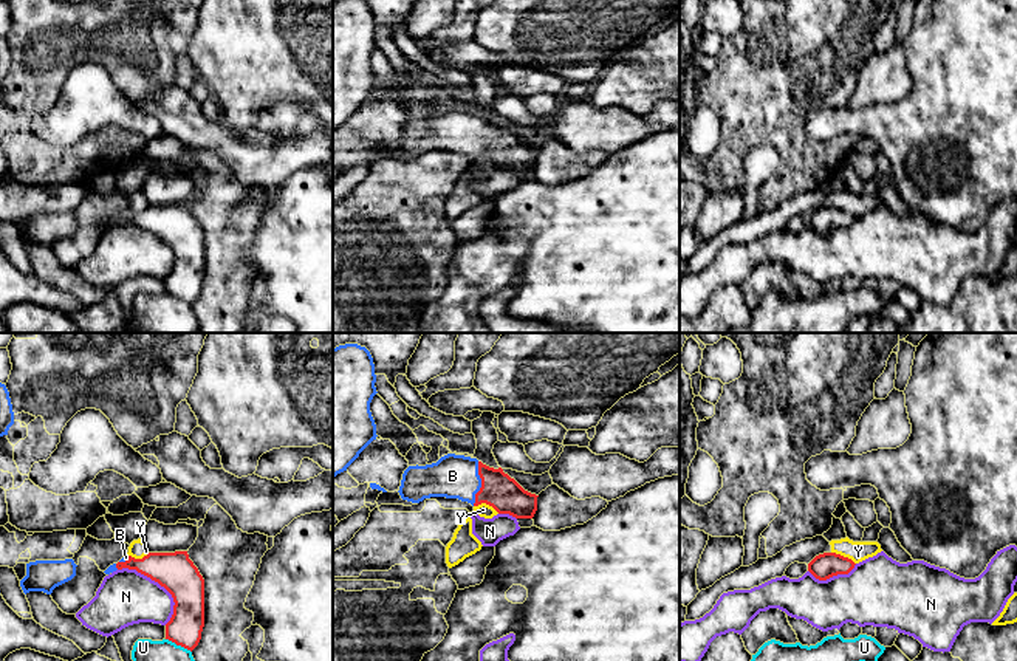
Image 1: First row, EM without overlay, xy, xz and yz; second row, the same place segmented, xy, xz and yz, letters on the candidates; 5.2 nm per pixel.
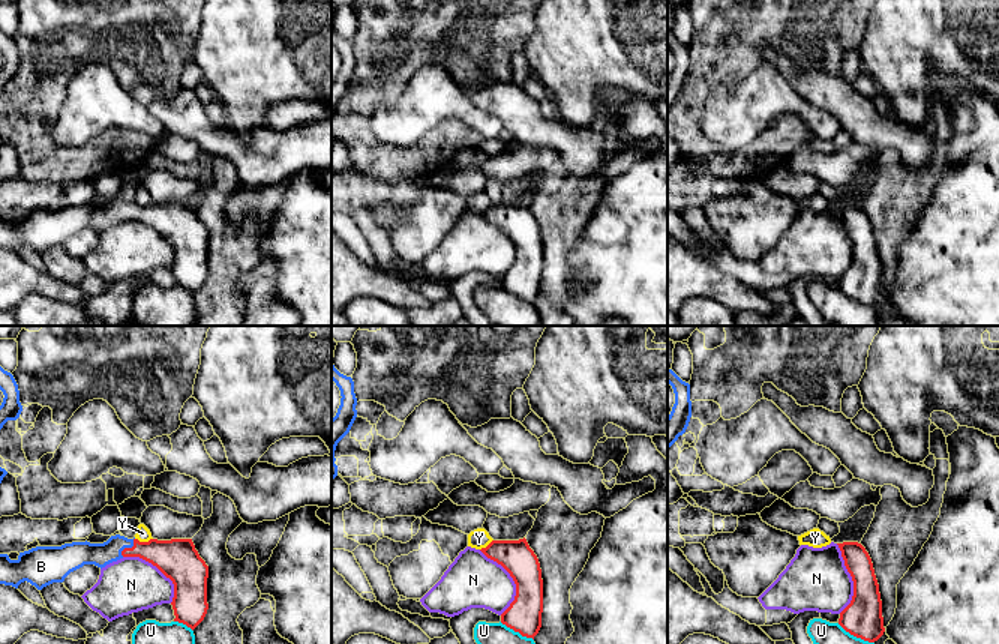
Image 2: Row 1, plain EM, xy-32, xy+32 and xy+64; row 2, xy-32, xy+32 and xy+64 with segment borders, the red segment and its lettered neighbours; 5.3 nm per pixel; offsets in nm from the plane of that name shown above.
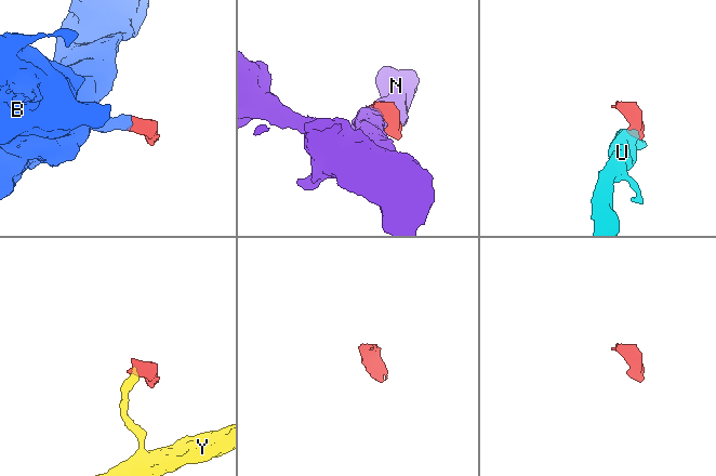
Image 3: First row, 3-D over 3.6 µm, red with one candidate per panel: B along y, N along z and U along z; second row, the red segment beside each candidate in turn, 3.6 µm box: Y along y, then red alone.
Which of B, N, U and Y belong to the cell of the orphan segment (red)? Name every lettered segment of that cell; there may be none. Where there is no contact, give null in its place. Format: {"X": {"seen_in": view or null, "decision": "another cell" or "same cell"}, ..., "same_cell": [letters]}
{"B": {"seen_in": "xz", "decision": "same cell"}, "N": {"seen_in": "xy", "decision": "another cell"}, "U": {"seen_in": "xy", "decision": "another cell"}, "Y": {"seen_in": "xz", "decision": "another cell"}, "same_cell": ["B"]}

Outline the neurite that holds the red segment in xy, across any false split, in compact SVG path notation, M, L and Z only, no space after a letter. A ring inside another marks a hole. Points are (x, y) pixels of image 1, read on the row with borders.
M187 551L149 553L142 559L124 556L104 573L136 570L164 587L173 598L173 615L166 624L166 639L193 650L204 627L204 579Z

